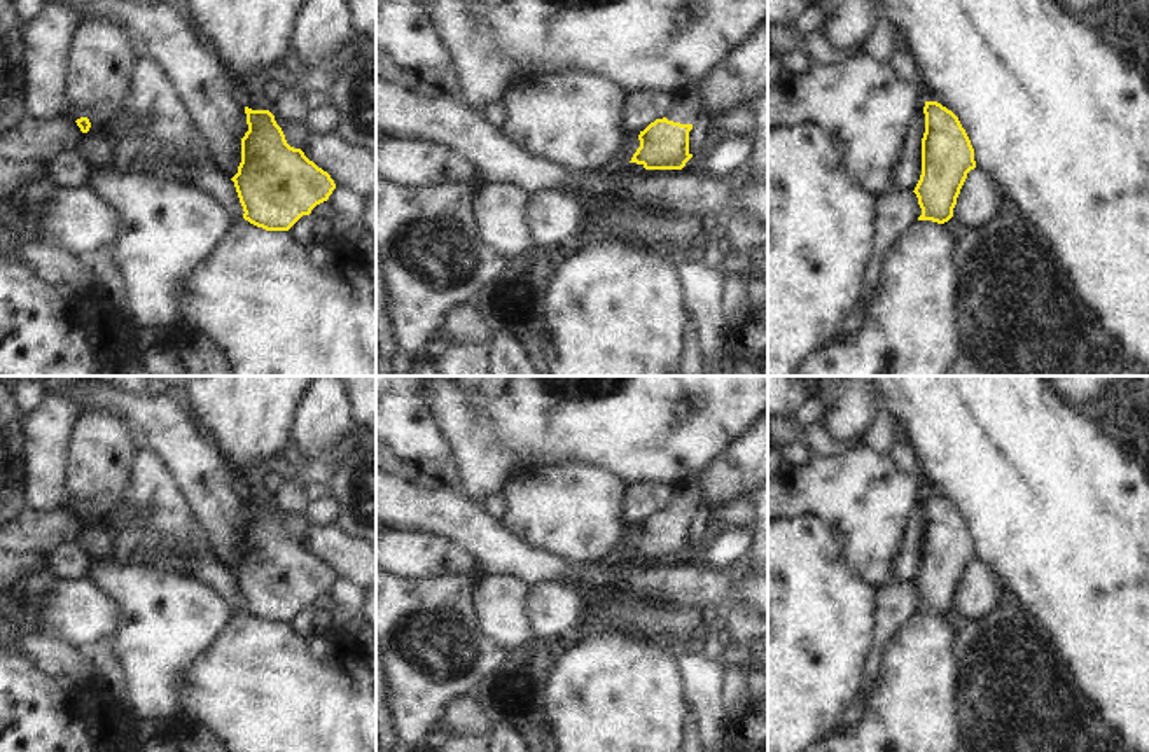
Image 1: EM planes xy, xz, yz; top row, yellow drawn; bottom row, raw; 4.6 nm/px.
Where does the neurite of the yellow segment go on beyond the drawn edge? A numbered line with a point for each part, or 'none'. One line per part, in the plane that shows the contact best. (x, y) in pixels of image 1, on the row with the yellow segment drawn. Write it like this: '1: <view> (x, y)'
1: xz (686, 105)

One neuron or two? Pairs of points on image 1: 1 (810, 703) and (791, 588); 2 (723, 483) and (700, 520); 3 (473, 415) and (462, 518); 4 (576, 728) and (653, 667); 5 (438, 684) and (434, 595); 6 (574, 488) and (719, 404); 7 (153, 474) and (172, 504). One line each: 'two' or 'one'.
1: one
2: two
3: two
4: one
5: one
6: two
7: one

